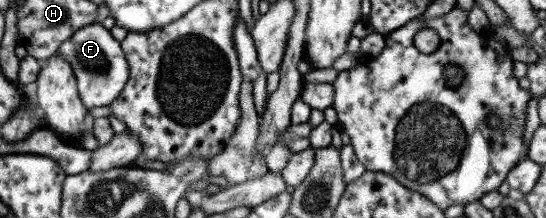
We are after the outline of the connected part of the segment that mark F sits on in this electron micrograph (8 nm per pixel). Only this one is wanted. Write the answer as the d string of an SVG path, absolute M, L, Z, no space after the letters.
M99 23L85 25L73 32L58 48L56 53L67 60L75 76L77 94L86 109L99 108L113 102L129 77L129 66L109 29Z

